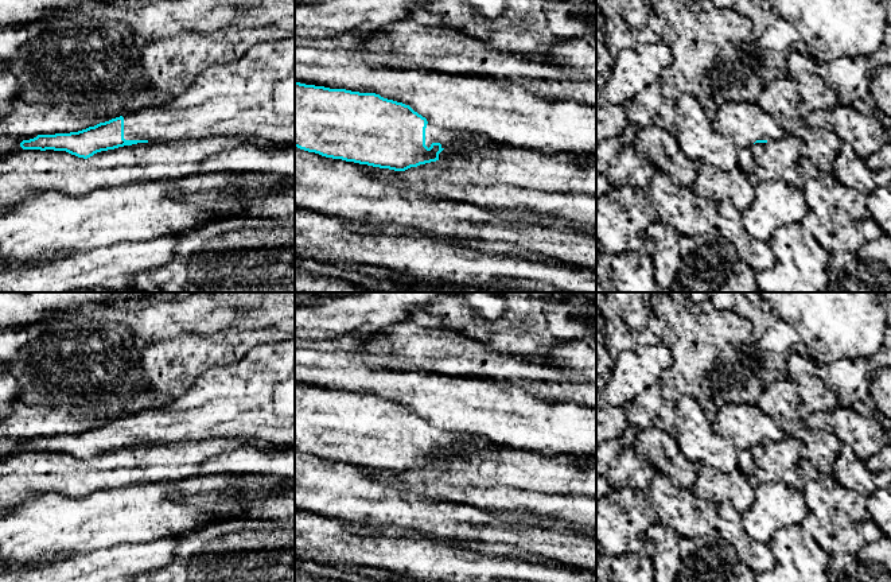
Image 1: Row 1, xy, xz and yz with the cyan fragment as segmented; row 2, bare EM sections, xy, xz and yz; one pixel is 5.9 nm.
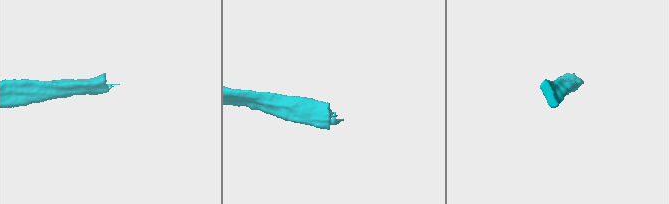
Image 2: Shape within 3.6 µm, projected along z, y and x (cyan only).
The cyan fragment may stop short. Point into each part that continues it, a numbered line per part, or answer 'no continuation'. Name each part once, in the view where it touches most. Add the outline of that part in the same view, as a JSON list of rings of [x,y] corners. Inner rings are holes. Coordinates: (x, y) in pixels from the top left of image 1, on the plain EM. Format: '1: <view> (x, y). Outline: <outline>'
1: xy (255, 398). Outline: [[[295,335],[256,345],[240,361],[209,366],[183,393],[162,408],[124,419],[125,442],[171,443],[210,438],[257,438],[272,446],[295,446]]]

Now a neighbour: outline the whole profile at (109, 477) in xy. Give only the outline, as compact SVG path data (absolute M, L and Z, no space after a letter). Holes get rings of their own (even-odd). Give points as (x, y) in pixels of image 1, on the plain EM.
M210 438L137 445L87 461L66 453L20 451L0 459L0 513L27 496L59 493L81 498L98 489L128 484L186 480L197 476L203 462L244 445L273 449L257 438Z

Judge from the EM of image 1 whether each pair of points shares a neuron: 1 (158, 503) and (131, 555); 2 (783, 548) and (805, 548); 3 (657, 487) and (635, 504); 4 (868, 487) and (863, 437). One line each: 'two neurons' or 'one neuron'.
1: two neurons
2: one neuron
3: two neurons
4: two neurons

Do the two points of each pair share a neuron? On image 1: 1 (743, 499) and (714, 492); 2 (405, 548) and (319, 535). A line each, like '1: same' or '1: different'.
1: same
2: same

